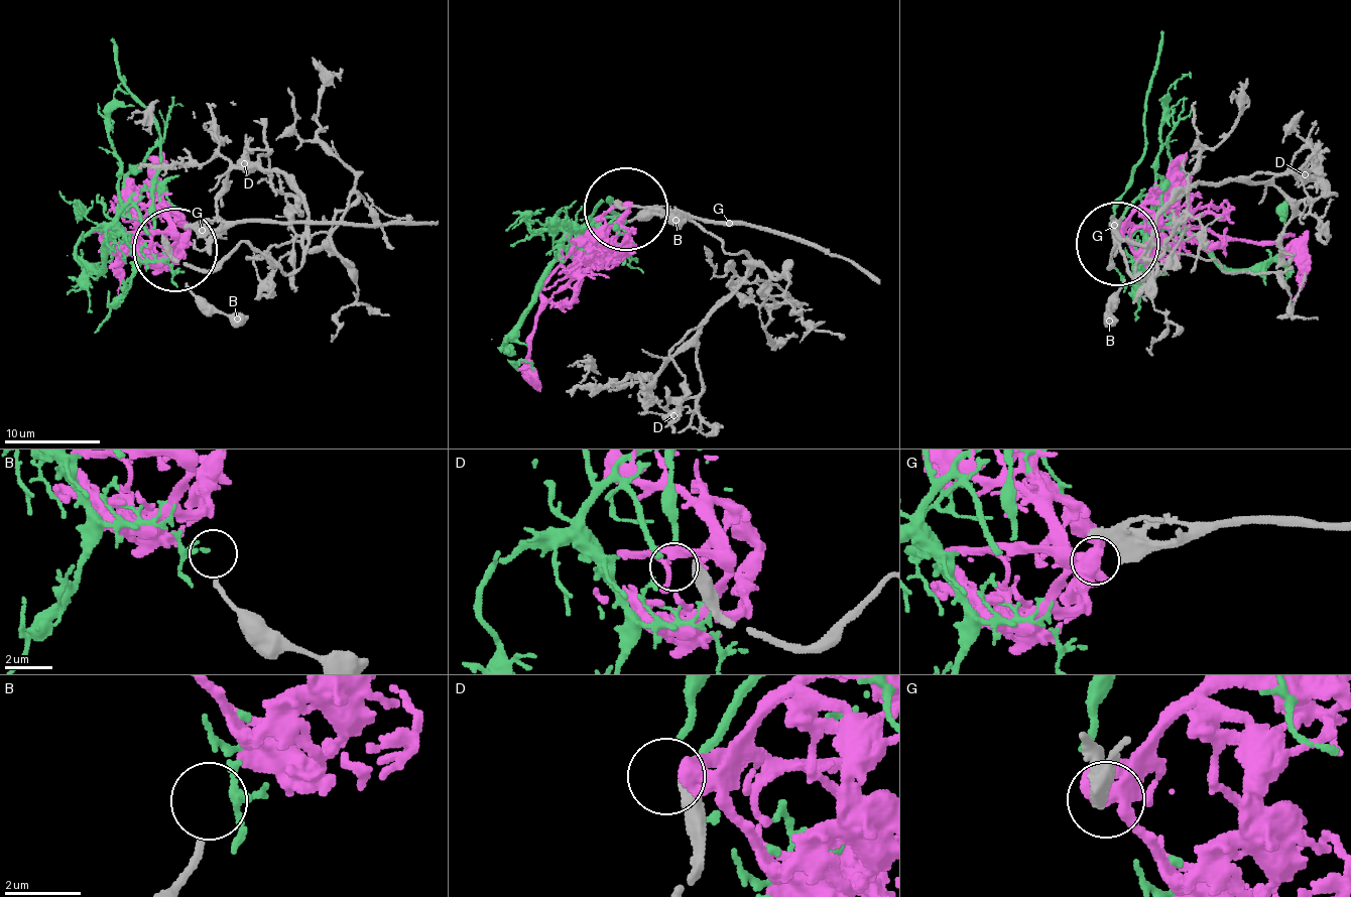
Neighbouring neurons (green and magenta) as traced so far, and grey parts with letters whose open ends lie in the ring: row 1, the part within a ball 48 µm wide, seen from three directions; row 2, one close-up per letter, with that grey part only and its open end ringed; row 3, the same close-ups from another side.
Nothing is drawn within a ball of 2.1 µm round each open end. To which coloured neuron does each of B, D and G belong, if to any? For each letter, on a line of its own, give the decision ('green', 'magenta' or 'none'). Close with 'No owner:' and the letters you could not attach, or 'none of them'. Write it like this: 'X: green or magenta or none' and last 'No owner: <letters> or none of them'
B: none
D: none
G: magenta
No owner: B, D

